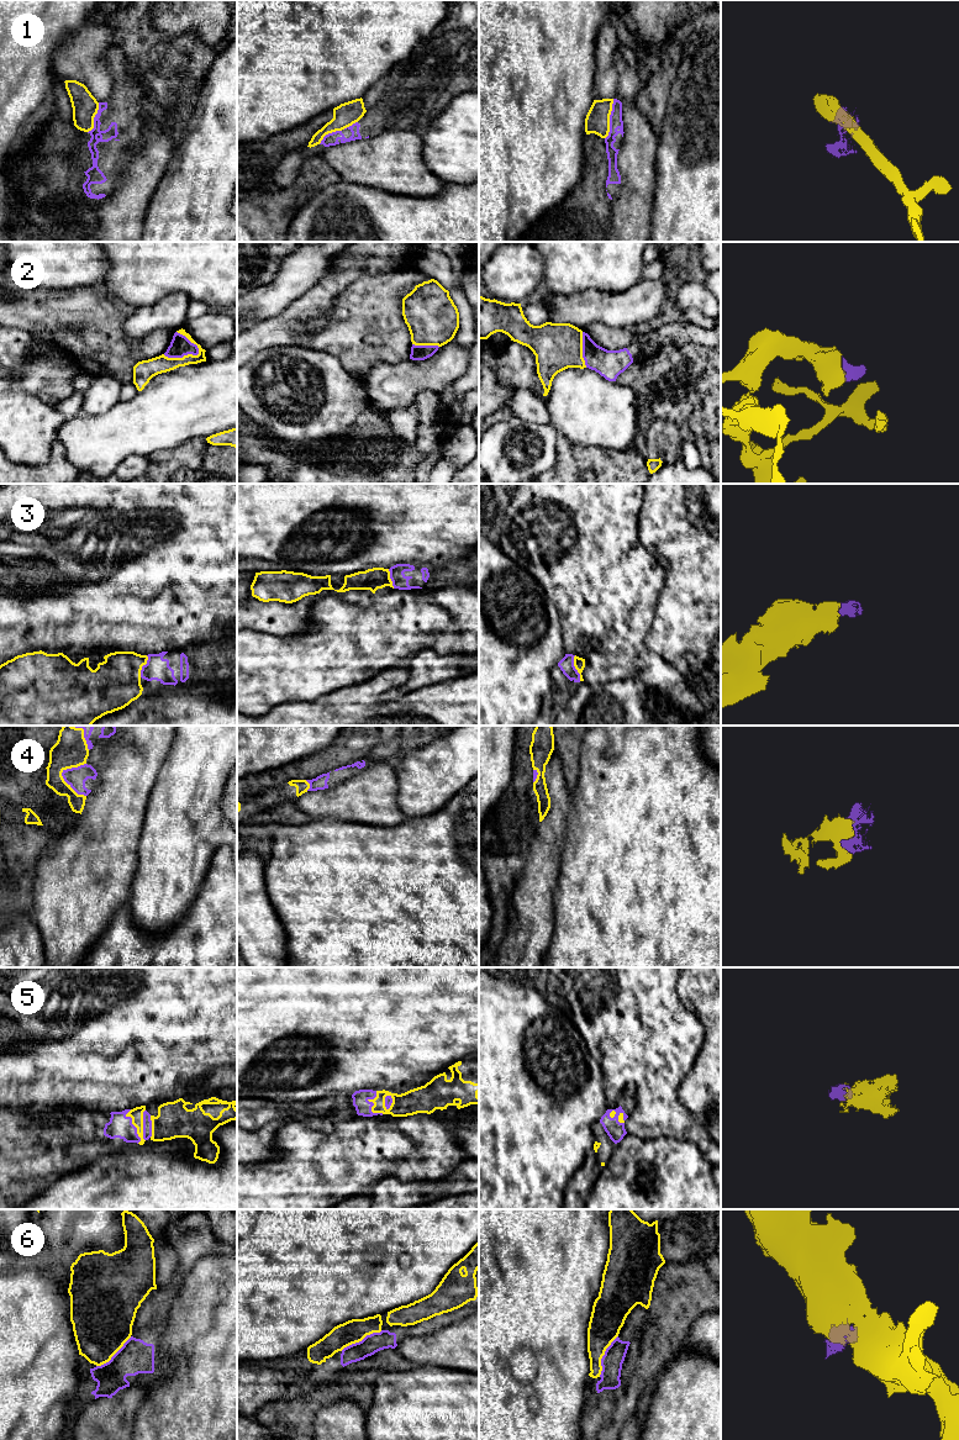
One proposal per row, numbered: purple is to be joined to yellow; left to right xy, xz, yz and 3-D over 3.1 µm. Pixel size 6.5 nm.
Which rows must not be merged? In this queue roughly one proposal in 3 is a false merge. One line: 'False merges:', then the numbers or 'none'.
False merges: 1, 6

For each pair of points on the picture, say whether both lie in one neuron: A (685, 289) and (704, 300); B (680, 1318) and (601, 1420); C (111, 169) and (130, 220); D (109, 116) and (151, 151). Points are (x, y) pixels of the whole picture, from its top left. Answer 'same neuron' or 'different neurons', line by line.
A: same neuron
B: same neuron
C: different neurons
D: different neurons

